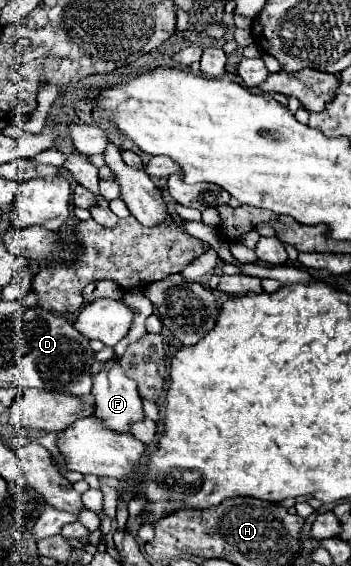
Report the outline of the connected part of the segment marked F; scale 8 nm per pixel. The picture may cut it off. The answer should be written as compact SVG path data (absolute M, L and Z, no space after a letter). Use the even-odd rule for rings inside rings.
M117 362L105 366L95 376L93 396L97 404L95 414L101 418L103 426L113 432L131 434L131 424L145 420L143 400L137 386L123 374Z

